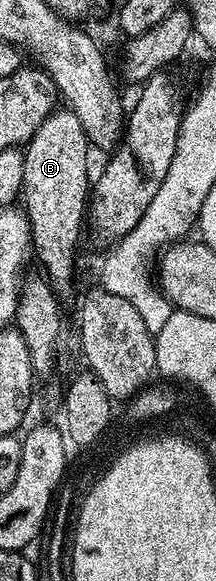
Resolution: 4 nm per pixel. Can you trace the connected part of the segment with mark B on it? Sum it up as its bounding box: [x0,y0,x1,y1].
[22,109,90,293]

